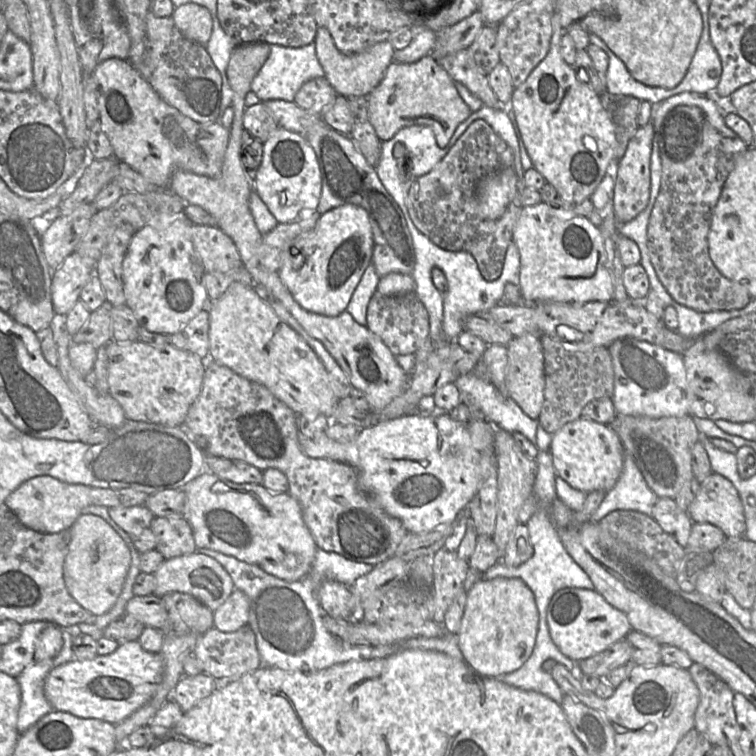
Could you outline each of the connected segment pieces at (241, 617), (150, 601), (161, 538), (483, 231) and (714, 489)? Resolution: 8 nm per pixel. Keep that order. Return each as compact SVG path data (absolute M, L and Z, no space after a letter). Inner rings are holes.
M234 589L228 599L214 611L214 628L223 632L234 632L247 625L250 602L247 595Z
M155 594L132 597L126 604L125 613L139 619L144 625L157 629L162 629L168 618L162 597Z
M155 516L150 528L157 539L156 550L166 560L197 551L192 526L184 516Z
M476 120L429 173L411 181L407 193L407 213L415 227L444 250L470 253L486 281L496 280L501 275L513 230L524 205L518 191L500 218L485 220L476 213L475 189L482 178L505 168L514 169L511 148L487 122Z
M712 472L701 484L688 514L693 523L710 523L719 527L727 538L743 537L746 530L744 507L737 489L724 476Z

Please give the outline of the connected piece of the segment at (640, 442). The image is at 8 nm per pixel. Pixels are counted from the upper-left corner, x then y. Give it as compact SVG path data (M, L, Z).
M617 413L610 426L619 436L625 455L633 459L648 487L659 498L675 498L693 478L691 449L699 441L699 432L692 415L650 418Z

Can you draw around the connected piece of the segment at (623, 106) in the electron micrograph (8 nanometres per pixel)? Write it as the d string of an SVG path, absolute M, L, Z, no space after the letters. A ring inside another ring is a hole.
M619 96L615 99L615 105L613 104L612 120L618 164L626 152L628 143L639 129L637 116L641 102L633 96Z

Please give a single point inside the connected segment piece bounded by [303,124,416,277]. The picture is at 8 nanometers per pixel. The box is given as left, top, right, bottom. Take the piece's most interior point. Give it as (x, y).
(347, 178)

